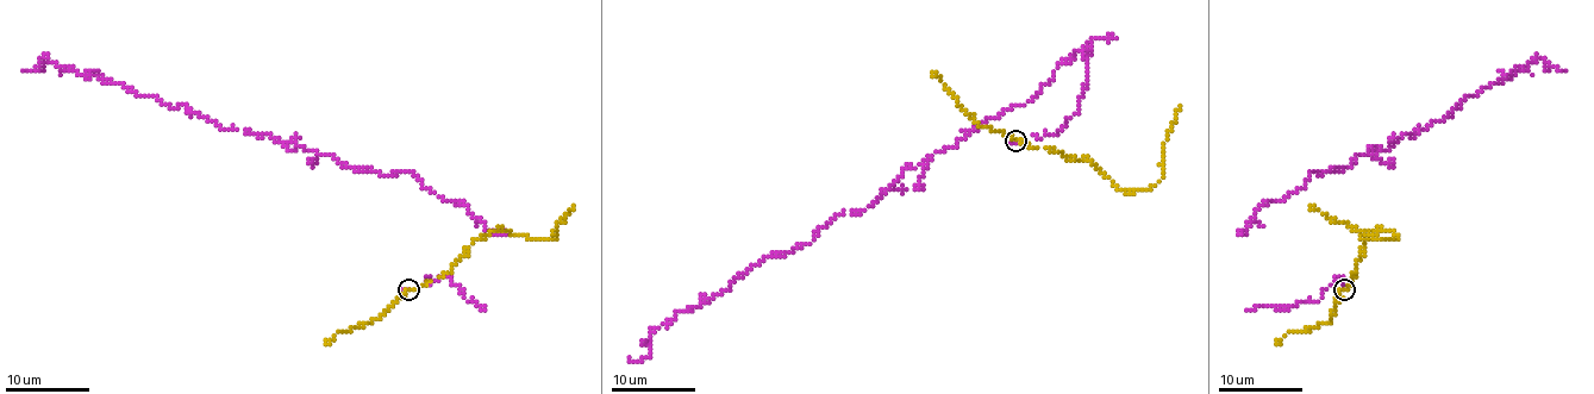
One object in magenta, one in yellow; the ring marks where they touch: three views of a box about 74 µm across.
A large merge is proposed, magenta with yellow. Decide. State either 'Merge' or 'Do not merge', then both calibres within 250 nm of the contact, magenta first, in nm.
Do not merge. Thickness 180 nm (magenta) against 260 nm

